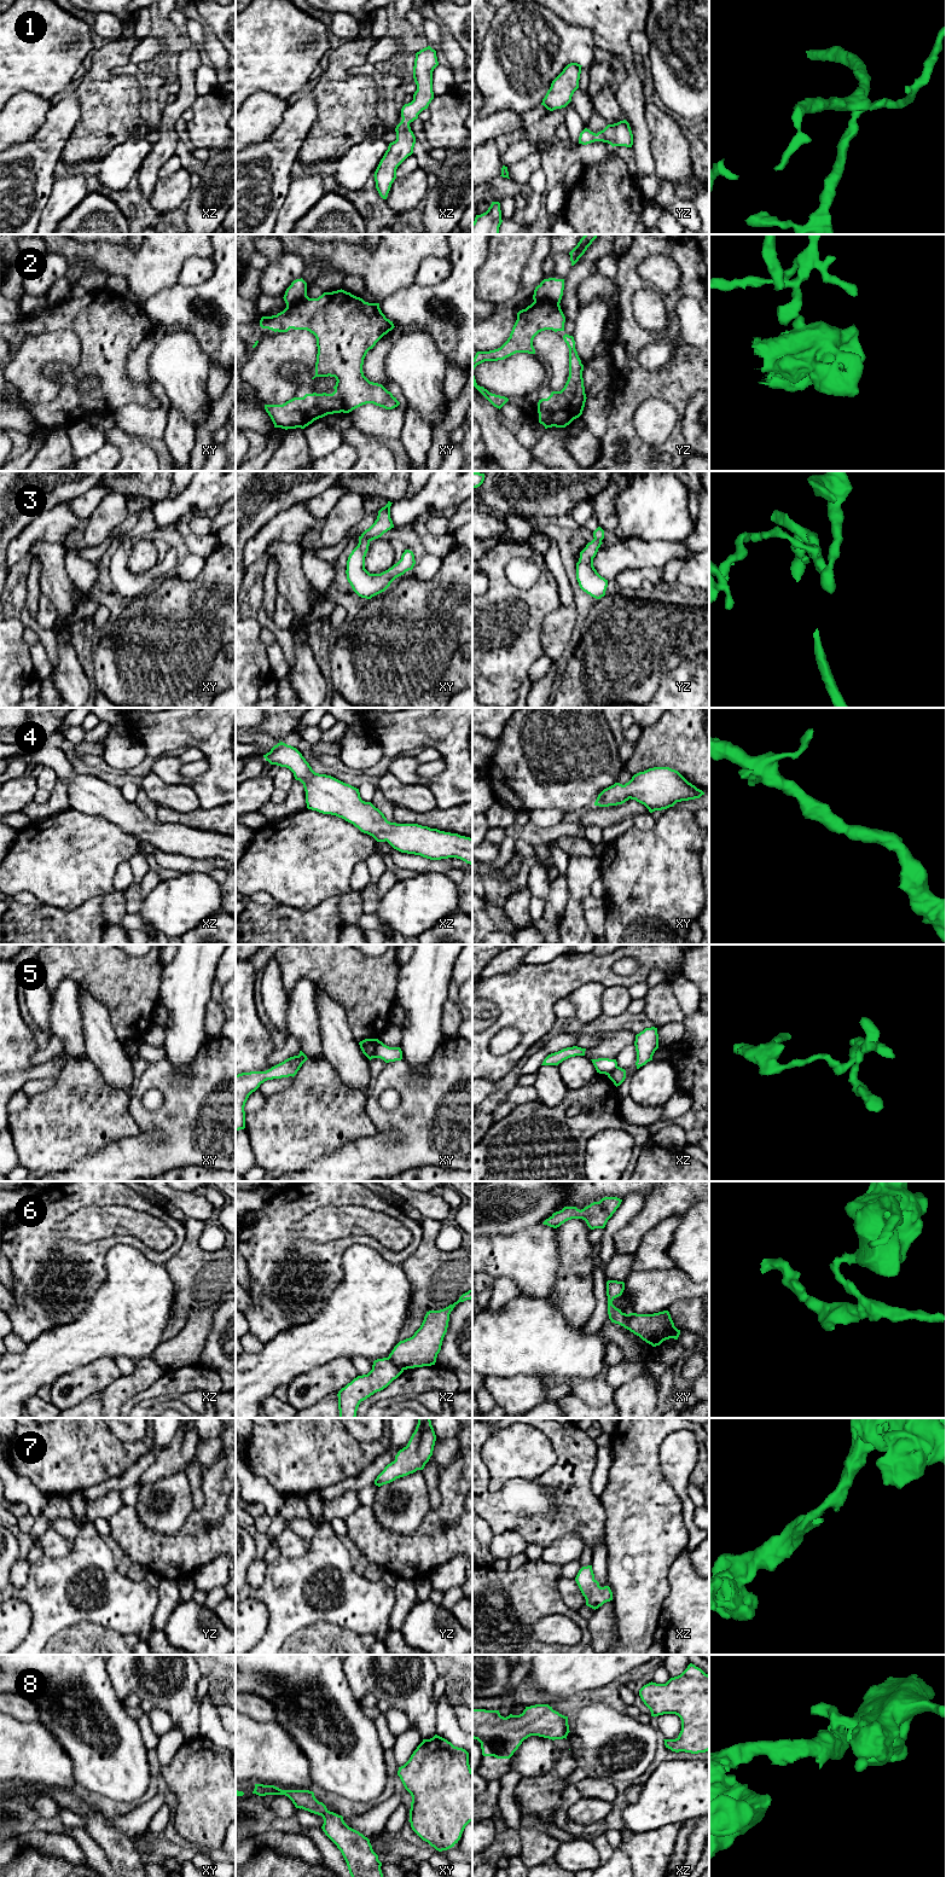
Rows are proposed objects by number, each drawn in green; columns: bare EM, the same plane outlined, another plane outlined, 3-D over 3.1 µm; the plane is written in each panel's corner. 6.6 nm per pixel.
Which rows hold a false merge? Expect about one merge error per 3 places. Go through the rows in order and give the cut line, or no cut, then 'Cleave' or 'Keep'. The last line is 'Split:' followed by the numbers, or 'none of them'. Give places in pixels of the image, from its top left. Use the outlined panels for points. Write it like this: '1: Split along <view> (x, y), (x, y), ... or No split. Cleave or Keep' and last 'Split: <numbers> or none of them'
1: No split. Keep
2: Split along yz (534, 301), (550, 301), (558, 304). Cleave
3: No split. Keep
4: No split. Keep
5: Split along xy (379, 1041), (372, 1057). Cleave
6: Split along xz (387, 1358), (404, 1369). Cleave
7: No split. Keep
8: No split. Keep
Split: 2, 5, 6

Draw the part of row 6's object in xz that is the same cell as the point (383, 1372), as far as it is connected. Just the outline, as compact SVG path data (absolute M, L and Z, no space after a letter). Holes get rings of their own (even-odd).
M388 1358L375 1360L367 1375L358 1376L338 1391L339 1418L355 1418L361 1401L387 1388L402 1372Z

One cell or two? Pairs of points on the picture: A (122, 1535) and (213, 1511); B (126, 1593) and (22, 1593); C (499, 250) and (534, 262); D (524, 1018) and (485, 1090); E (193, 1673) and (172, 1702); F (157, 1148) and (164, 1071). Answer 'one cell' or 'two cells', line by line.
A: one cell
B: one cell
C: two cells
D: two cells
E: one cell
F: one cell

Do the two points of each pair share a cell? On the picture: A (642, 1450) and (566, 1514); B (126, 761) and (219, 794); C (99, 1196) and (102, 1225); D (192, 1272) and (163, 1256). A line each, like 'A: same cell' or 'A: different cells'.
A: different cells
B: different cells
C: different cells
D: different cells

